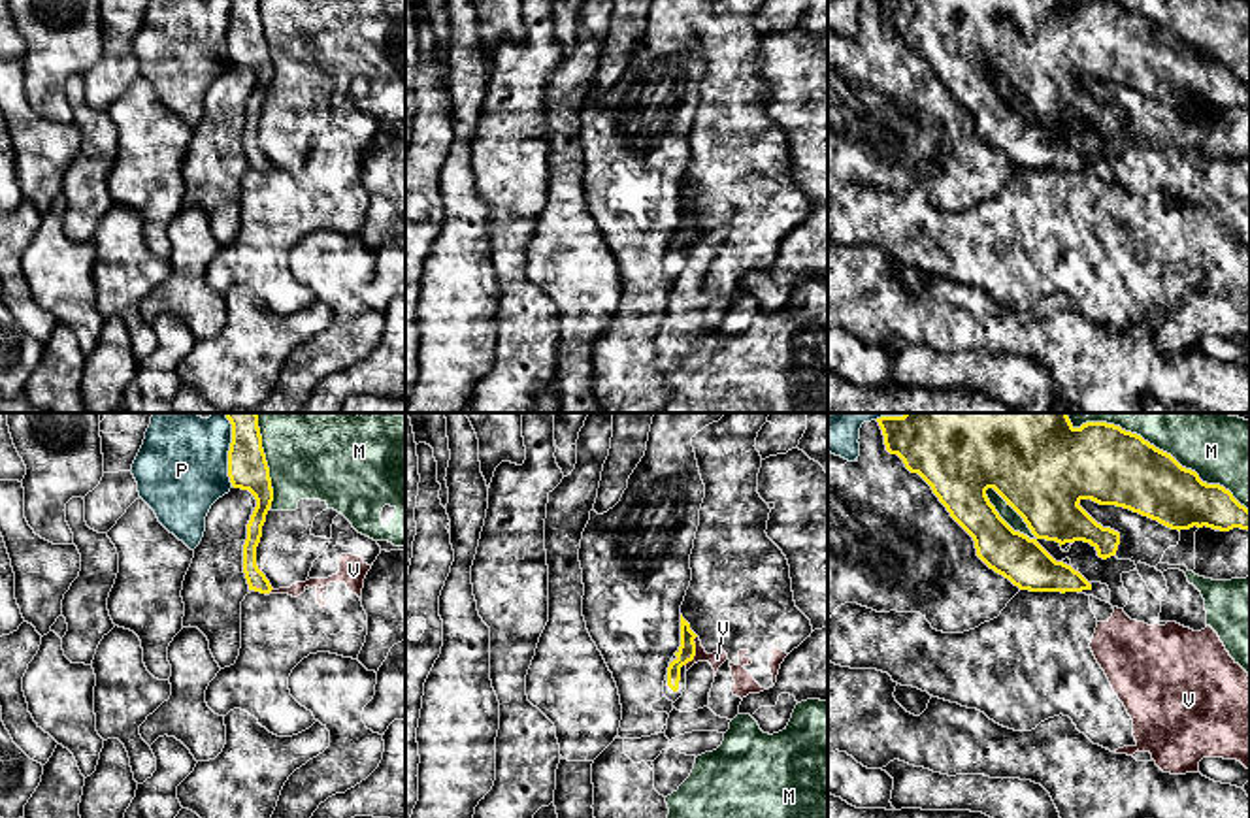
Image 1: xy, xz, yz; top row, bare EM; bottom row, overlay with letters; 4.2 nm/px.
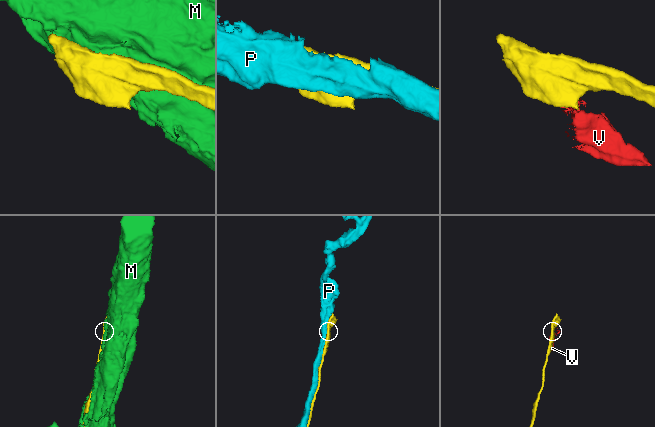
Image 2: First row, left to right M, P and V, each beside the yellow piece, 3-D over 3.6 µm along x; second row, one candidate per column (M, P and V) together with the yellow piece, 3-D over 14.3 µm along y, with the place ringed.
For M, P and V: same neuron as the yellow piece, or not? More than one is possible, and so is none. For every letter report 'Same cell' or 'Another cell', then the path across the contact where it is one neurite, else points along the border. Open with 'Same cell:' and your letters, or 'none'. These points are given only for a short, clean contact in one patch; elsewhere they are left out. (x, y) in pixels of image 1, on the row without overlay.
Same cell: none
M: Another cell
P: Another cell
V: Another cell. Boundary: xz (696, 213), (694, 234), (685, 242)

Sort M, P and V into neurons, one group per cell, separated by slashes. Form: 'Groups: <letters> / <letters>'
Groups: M / P / V

